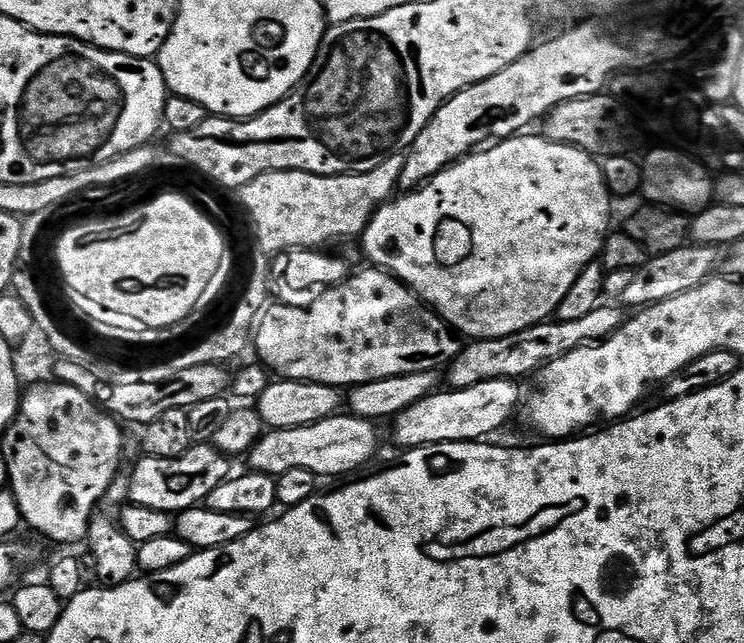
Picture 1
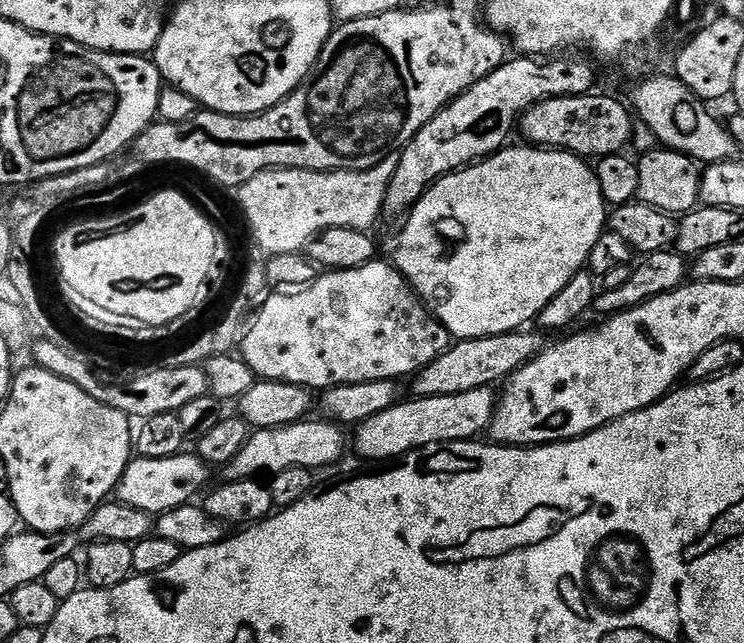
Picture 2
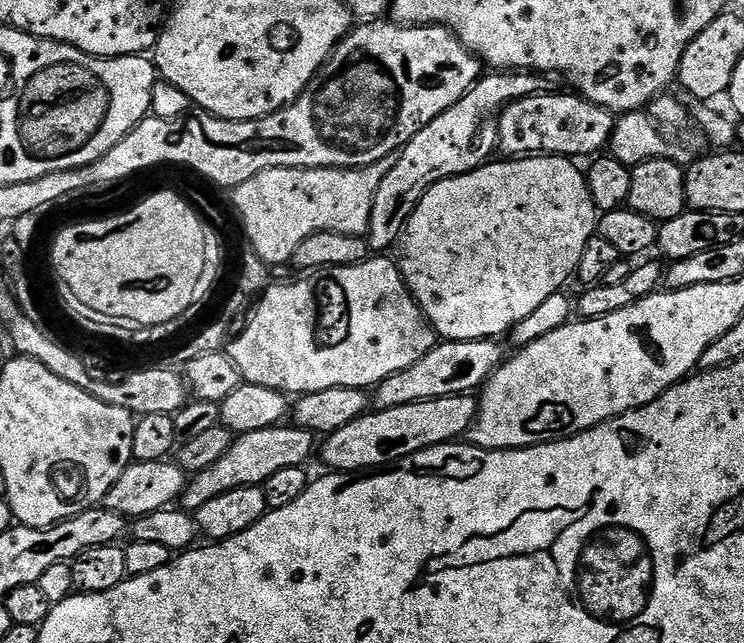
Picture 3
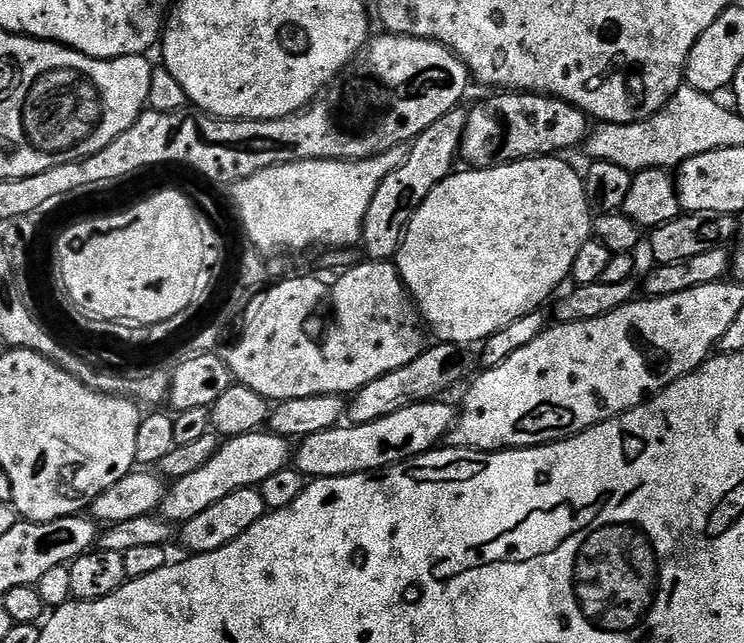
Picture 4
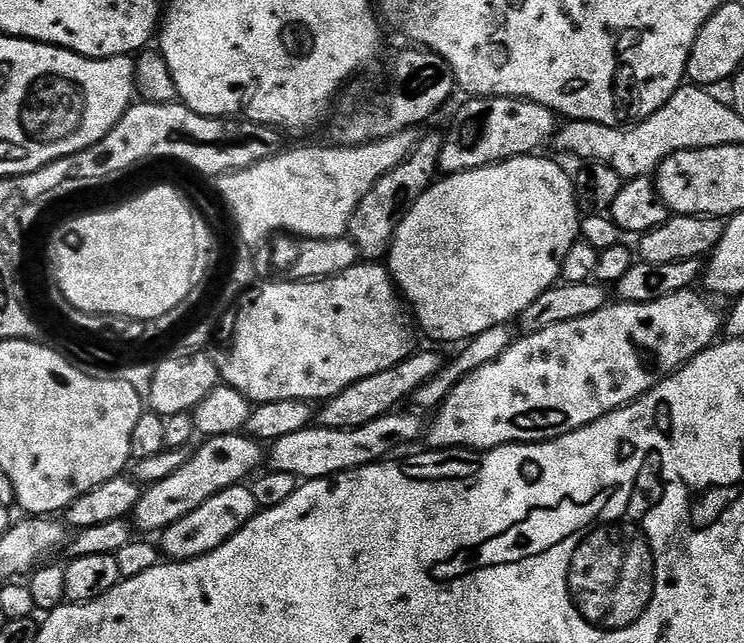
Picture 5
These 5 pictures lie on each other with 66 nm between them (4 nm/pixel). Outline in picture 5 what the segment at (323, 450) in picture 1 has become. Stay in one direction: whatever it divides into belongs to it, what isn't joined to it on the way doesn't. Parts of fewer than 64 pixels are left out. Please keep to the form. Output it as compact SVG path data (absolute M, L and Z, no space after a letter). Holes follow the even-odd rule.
M235 432L209 436L203 443L197 452L193 451L189 455L186 466L181 466L176 473L170 474L170 478L162 478L162 482L149 484L143 489L134 513L135 527L144 531L141 533L163 533L174 522L186 518L186 514L194 514L194 510L198 510L202 502L210 502L210 498L222 494L222 490L244 484L249 477L261 471L266 460L261 441L253 440L247 434Z

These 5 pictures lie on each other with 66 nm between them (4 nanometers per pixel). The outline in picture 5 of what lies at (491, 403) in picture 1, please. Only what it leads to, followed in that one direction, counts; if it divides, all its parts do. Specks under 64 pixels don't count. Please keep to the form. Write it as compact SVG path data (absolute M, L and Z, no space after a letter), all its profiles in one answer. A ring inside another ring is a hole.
M404 411L389 412L387 416L378 418L366 426L350 430L330 430L319 426L303 428L298 430L298 434L271 441L266 452L267 463L271 471L294 474L302 482L336 476L340 472L349 472L367 464L377 463L391 457L395 448L400 448L403 444L412 444L419 436L421 439L422 424L420 428L419 418Z

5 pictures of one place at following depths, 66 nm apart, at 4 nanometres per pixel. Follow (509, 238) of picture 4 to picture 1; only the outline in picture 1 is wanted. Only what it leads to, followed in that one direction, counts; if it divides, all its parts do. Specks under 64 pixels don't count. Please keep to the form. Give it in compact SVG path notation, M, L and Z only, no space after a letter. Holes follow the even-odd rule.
M532 134L511 136L509 140L502 140L483 150L477 150L465 156L463 160L448 165L427 184L422 184L407 194L400 194L404 196L397 195L389 199L376 209L371 222L362 233L362 241L364 240L362 252L366 260L368 258L369 265L391 272L457 333L465 337L468 335L472 340L489 340L518 334L518 330L526 330L530 326L543 324L545 320L555 317L556 308L562 302L562 298L570 294L570 286L578 282L578 274L582 274L582 270L586 270L586 266L590 266L599 257L600 251L604 249L604 239L610 234L608 223L612 220L614 200L604 181L604 169L598 163L597 157L582 151L581 148L555 144L543 134L528 135Z

